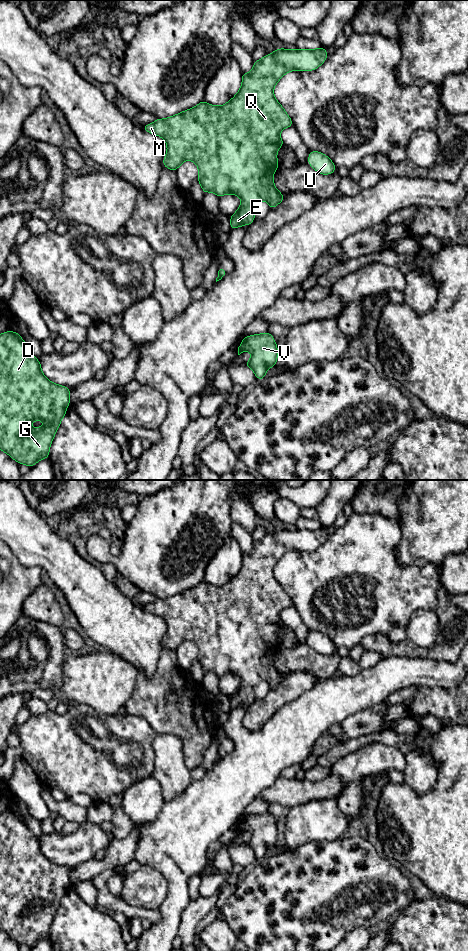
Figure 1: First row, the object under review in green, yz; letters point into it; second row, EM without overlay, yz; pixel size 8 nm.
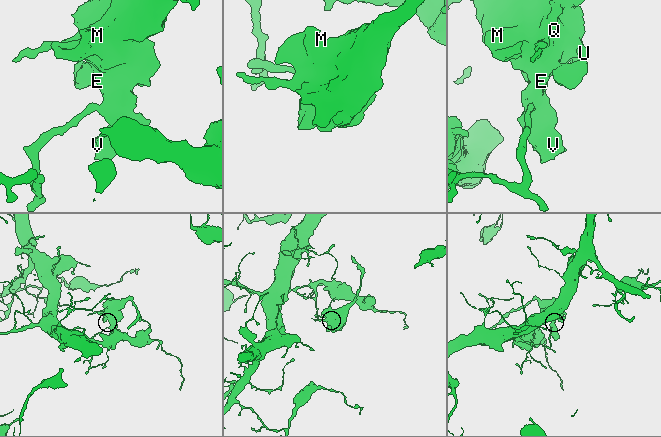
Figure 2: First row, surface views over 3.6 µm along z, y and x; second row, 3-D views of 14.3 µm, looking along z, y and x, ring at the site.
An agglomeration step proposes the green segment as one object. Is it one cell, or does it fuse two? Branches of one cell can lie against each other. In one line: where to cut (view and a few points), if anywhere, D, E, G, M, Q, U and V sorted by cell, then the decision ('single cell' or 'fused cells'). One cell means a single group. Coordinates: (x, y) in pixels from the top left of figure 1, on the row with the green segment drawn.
yz (218, 276), (220, 279) | D G / E M Q U V | fused cells

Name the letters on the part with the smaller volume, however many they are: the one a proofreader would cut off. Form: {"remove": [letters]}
{"remove": ["E", "M", "Q", "U", "V"]}

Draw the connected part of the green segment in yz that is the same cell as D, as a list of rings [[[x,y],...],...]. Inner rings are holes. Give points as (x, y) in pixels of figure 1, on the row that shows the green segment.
[[[6,331],[0,334],[0,450],[7,453],[19,464],[34,466],[39,460],[49,457],[50,445],[67,413],[70,404],[70,389],[48,380],[41,371],[41,363],[30,351],[18,332]],[[34,420],[42,420],[44,427],[27,429]]]

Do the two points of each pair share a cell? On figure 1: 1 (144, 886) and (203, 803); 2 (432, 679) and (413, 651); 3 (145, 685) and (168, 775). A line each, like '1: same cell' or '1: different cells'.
1: different cells
2: different cells
3: different cells

